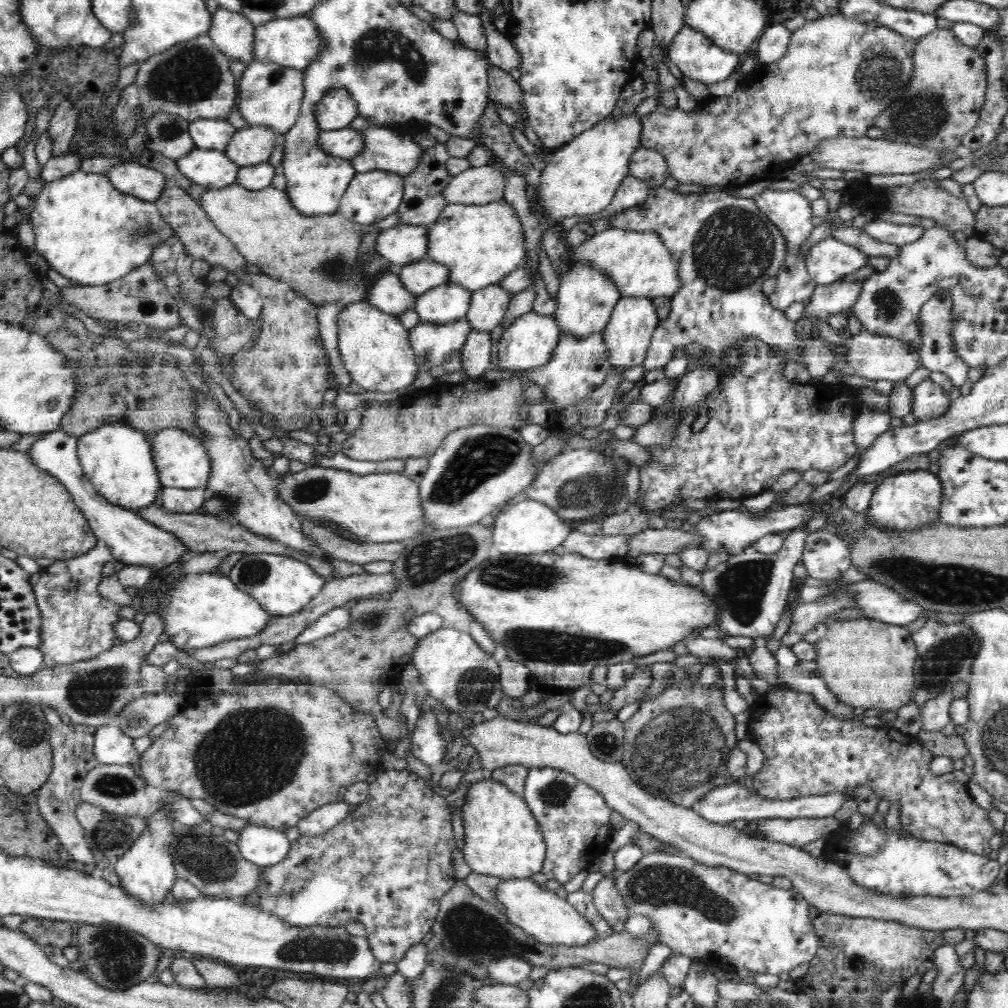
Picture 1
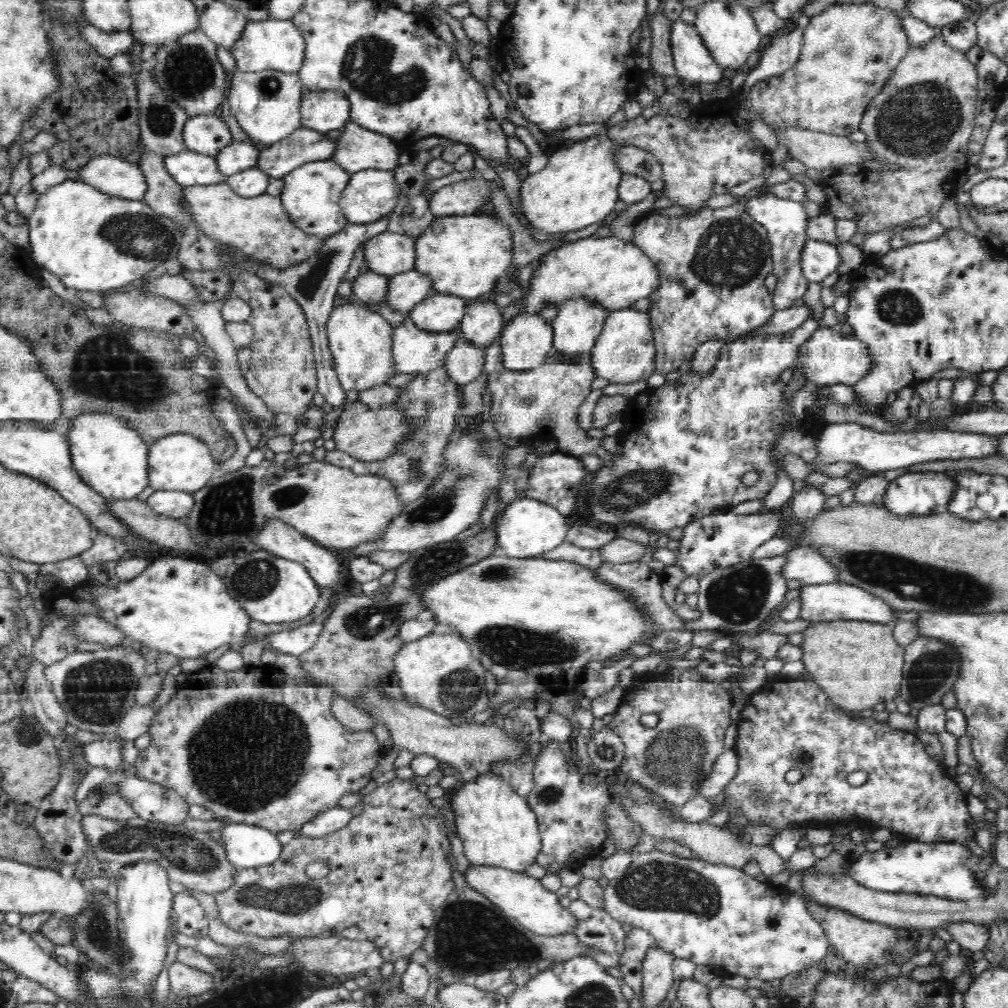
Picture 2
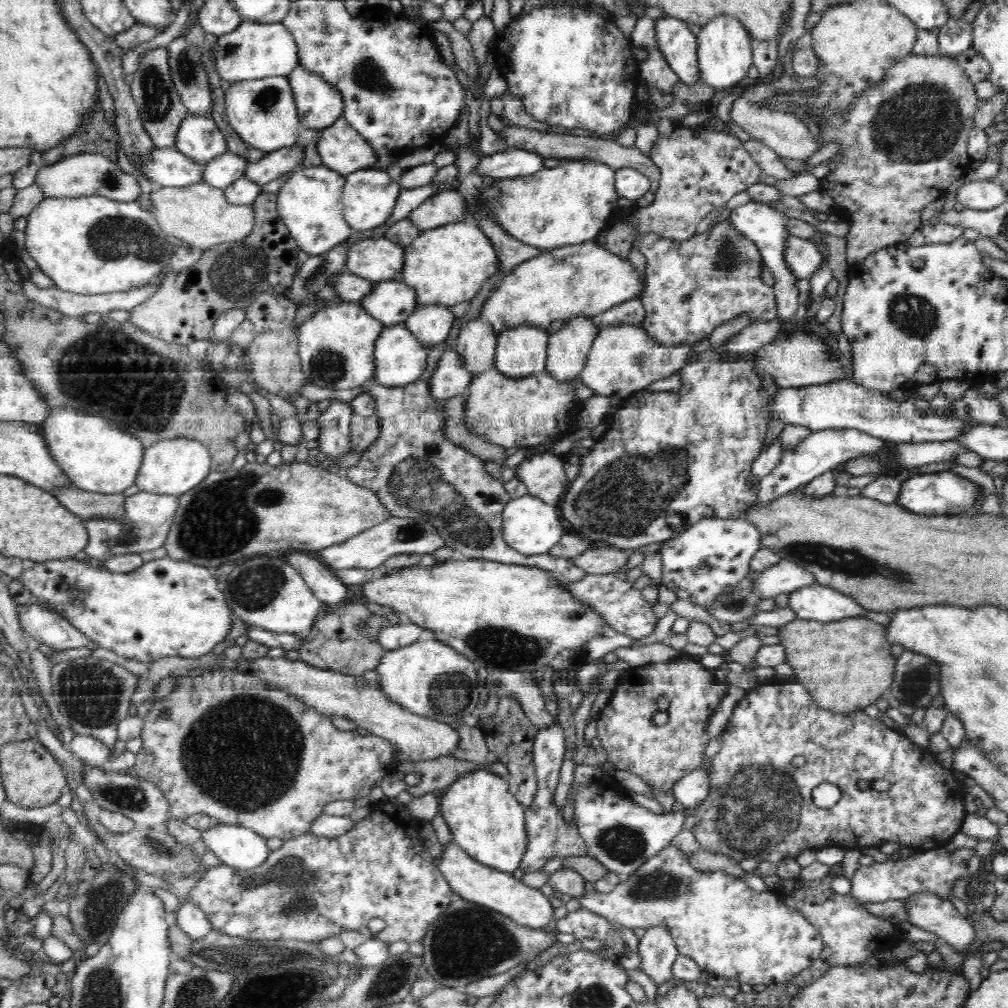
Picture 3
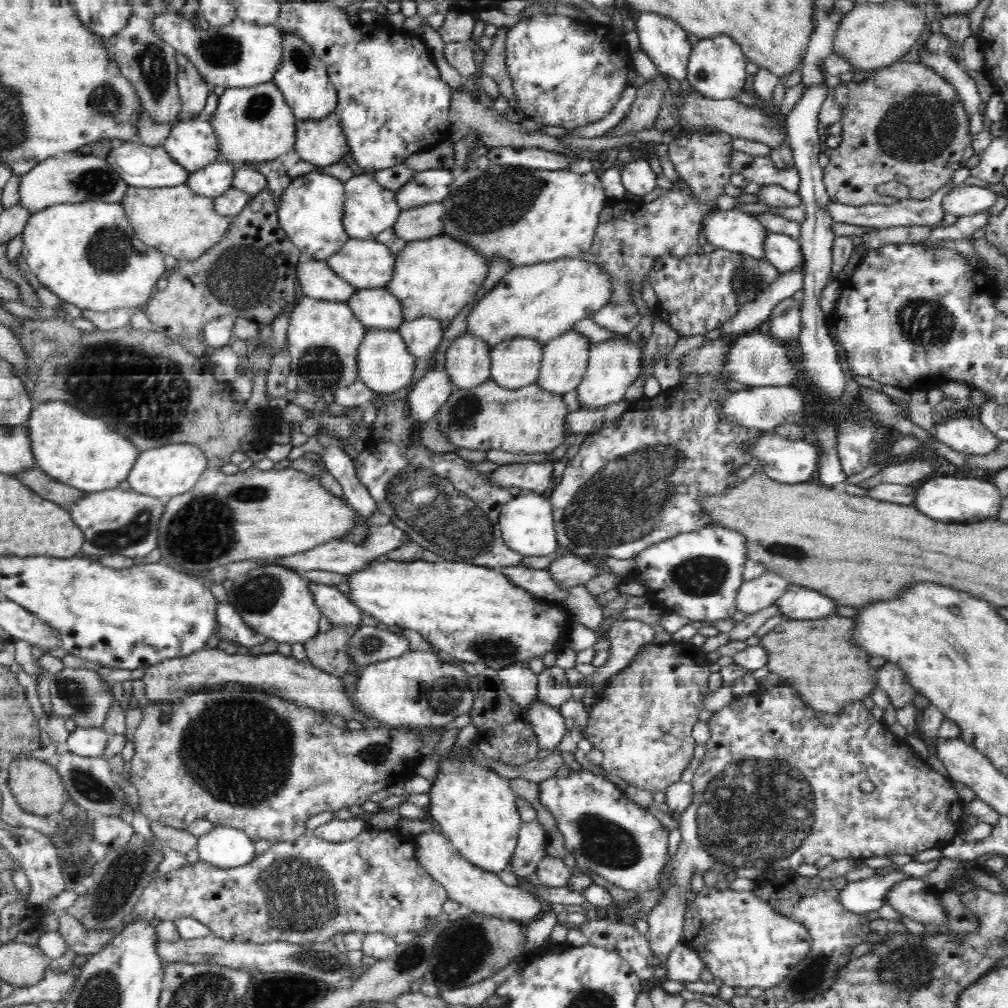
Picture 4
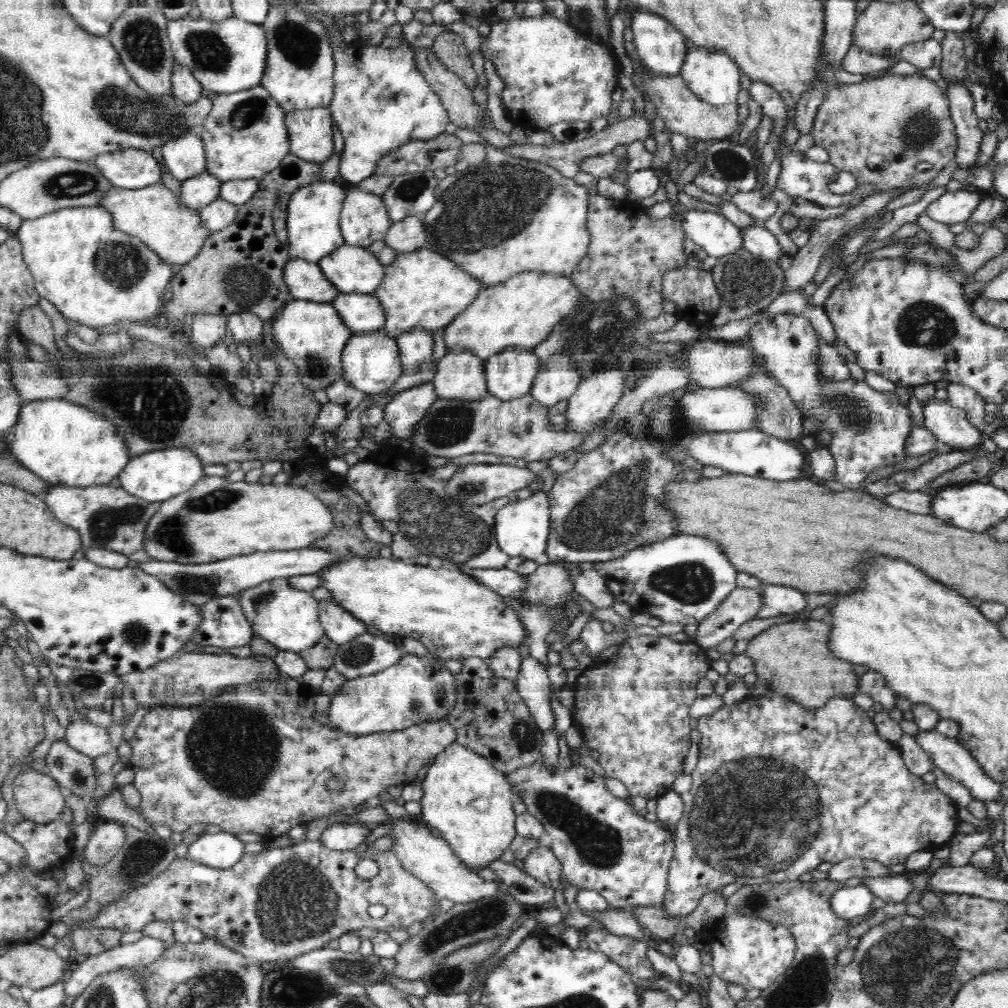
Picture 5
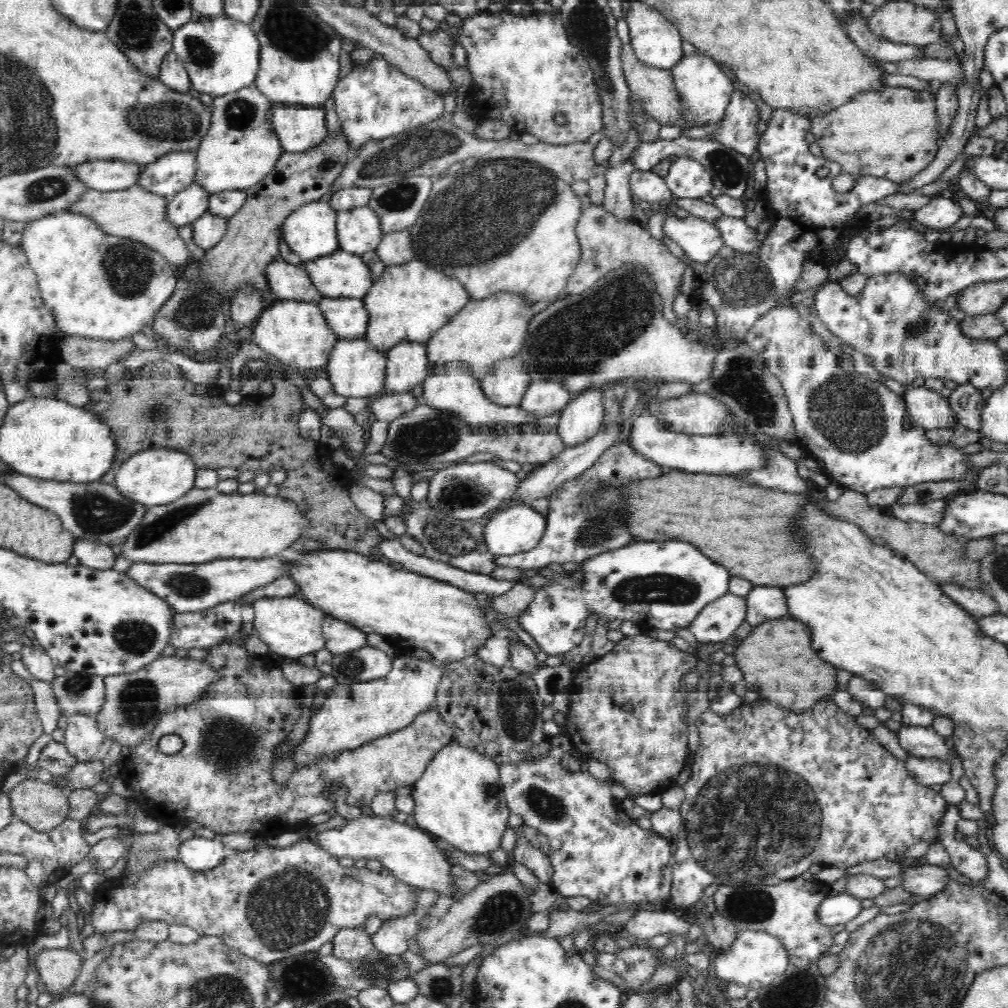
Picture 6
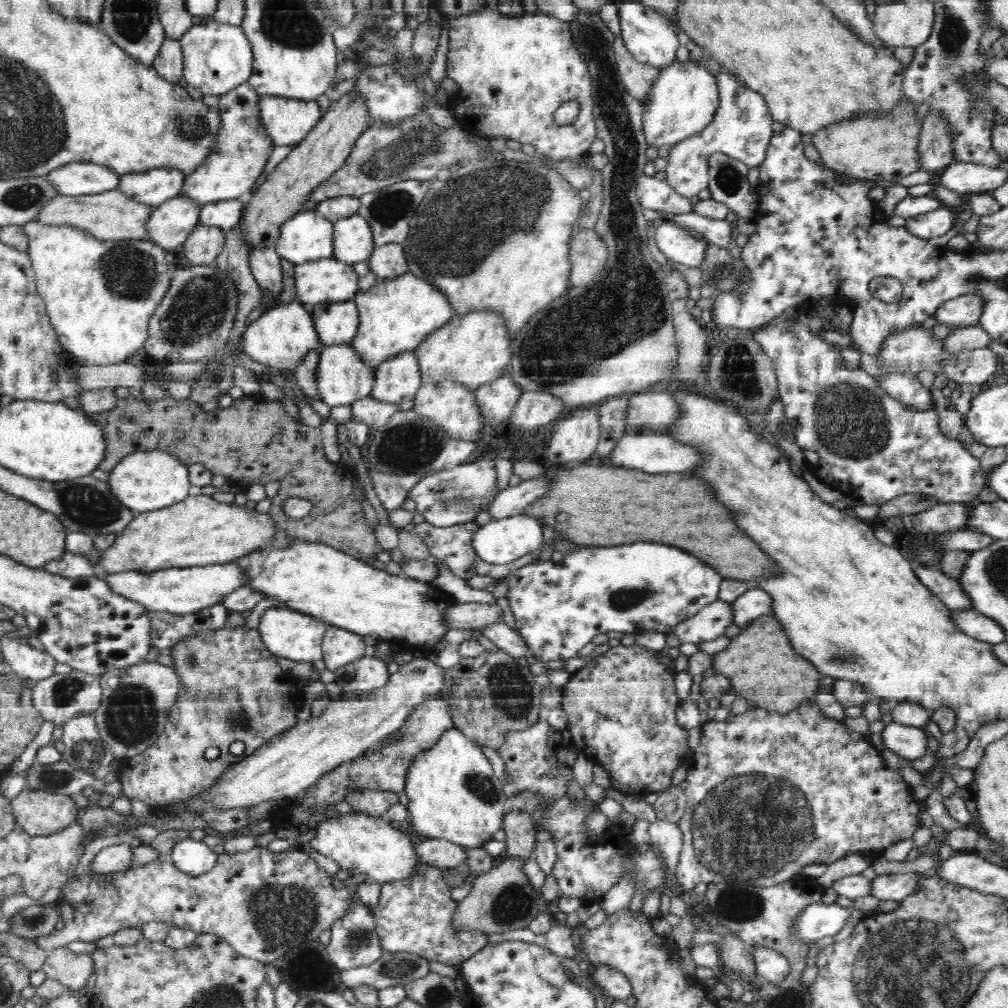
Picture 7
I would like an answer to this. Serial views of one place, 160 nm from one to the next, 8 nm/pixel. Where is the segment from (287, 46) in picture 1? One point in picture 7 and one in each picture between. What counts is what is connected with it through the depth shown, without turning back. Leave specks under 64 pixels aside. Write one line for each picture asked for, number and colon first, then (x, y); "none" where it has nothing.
2: (276, 44)
3: (254, 50)
4: (240, 54)
5: (230, 55)
6: (221, 55)
7: (217, 57)

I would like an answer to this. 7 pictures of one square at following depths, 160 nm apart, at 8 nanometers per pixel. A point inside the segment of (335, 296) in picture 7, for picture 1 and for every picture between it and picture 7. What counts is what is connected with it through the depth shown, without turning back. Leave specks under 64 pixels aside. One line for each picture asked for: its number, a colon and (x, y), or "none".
1: (404, 244)
2: (389, 254)
3: (376, 259)
4: (363, 263)
5: (352, 269)
6: (342, 274)

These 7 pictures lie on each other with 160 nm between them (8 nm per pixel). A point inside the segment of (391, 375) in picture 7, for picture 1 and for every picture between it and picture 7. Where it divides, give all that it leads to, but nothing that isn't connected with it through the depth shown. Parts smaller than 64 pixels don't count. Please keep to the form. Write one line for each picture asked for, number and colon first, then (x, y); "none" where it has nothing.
1: (446, 303)
2: (441, 312)
3: (430, 324)
4: (423, 334)
5: (415, 347)
6: (408, 363)

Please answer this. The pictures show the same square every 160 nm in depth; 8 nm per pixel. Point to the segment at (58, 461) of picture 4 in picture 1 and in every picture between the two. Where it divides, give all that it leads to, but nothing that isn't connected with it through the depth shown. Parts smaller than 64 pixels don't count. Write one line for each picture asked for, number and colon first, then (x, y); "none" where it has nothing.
1: (117, 460)
2: (111, 458)
3: (97, 457)

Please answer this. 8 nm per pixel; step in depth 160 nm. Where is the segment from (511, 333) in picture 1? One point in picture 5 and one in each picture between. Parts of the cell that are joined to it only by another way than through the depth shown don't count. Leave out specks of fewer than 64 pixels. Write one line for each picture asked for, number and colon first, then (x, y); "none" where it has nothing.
2: (526, 341)
3: (521, 352)
4: (515, 363)
5: (511, 373)

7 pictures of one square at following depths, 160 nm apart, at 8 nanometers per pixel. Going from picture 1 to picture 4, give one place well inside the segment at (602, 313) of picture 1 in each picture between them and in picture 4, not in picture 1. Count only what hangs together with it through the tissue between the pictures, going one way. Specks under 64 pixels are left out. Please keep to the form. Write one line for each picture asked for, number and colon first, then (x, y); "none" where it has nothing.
2: (579, 322)
3: (567, 350)
4: (565, 358)

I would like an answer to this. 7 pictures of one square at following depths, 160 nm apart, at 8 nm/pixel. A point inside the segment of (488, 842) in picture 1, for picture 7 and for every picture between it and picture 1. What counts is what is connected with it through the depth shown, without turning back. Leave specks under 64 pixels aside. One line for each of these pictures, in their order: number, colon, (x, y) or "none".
2: (498, 828)
3: (486, 821)
4: (475, 807)
5: (470, 802)
6: (459, 799)
7: (454, 795)

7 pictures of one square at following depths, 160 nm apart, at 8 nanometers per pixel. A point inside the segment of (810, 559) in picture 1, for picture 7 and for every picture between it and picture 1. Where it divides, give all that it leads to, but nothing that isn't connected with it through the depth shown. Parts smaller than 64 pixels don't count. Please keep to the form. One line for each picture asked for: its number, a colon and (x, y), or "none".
2: (805, 563)
3: (785, 576)
4: (759, 593)
5: (742, 604)
6: (717, 621)
7: (709, 623)

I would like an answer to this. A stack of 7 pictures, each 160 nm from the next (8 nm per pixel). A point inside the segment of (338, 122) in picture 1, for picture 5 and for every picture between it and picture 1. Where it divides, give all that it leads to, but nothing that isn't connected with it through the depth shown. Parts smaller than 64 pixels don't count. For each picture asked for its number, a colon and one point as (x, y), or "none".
2: (323, 111)
3: (319, 104)
4: (303, 79)
5: (299, 74)

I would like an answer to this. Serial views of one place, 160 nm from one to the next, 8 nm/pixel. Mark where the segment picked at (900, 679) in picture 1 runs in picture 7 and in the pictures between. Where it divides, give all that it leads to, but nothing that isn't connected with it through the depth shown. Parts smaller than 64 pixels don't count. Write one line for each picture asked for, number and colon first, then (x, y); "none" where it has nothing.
2: (857, 664)
3: (845, 664)
4: (818, 657)
5: (802, 645)
6: (777, 653)
7: (762, 668)

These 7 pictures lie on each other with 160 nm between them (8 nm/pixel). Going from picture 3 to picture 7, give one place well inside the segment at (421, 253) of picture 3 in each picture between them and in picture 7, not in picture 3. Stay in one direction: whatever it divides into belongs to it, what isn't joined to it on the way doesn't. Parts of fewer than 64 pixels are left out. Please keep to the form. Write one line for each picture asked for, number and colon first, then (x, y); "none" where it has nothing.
4: (438, 277)
5: (422, 289)
6: (410, 302)
7: (396, 315)

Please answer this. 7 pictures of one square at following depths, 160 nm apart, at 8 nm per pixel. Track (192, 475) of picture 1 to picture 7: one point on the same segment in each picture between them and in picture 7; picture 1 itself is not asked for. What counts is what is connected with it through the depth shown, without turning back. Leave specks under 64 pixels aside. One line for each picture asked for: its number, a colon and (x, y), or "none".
2: (179, 461)
3: (170, 467)
4: (163, 472)
5: (153, 476)
6: (154, 477)
7: (144, 481)

